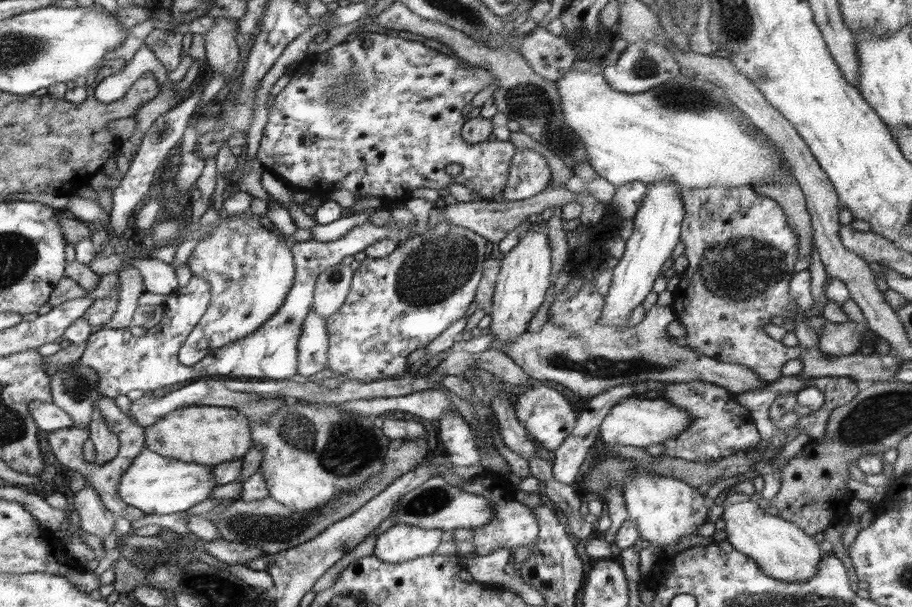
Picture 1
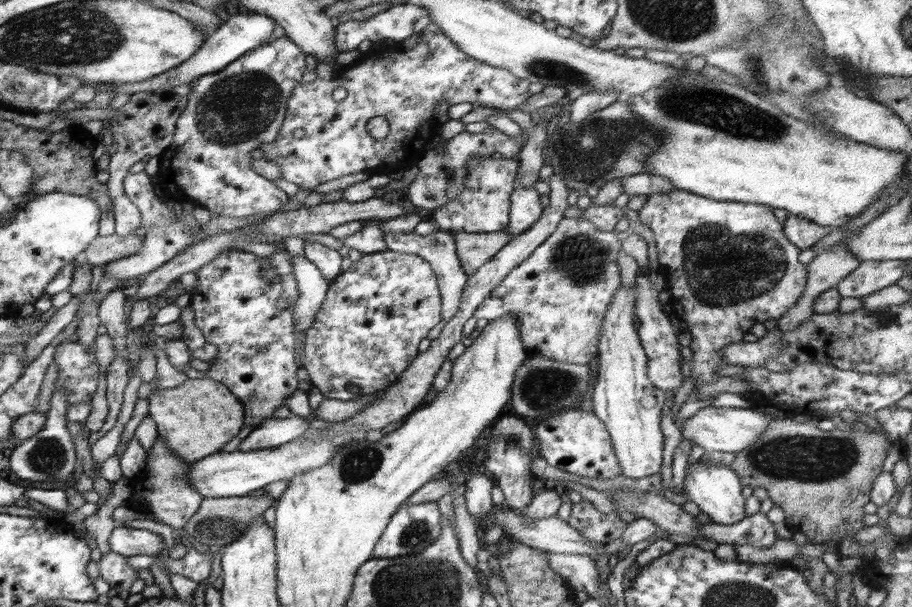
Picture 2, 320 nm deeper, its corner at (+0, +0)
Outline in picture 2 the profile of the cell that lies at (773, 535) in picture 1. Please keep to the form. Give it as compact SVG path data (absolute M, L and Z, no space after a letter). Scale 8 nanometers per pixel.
M696 461L689 466L688 474L685 474L683 480L683 492L698 505L698 508L704 514L708 514L713 521L718 524L736 524L740 522L744 515L744 495L741 493L743 484L735 470L729 466L707 465Z

